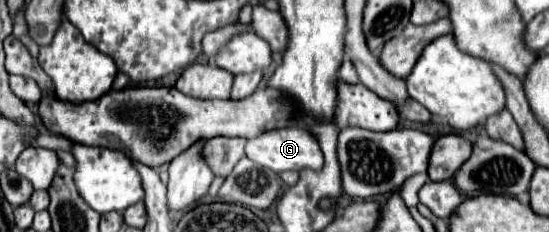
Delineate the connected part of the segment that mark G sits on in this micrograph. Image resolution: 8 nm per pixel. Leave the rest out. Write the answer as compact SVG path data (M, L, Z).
M281 127L281 129L265 131L257 137L247 139L245 157L275 173L301 171L303 167L321 167L323 165L323 153L319 151L319 143L315 143L315 137L307 135L307 131L303 131L303 127Z

